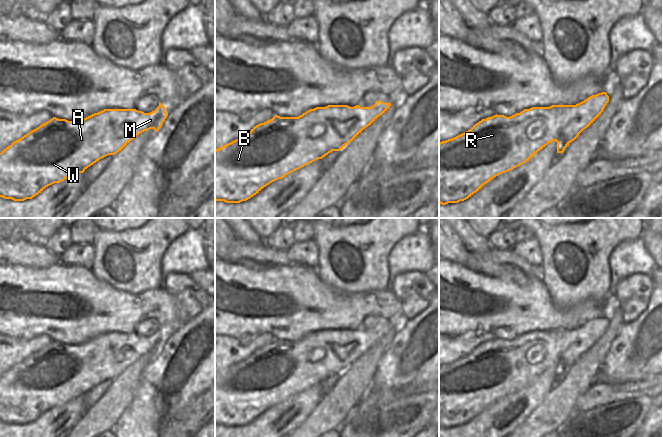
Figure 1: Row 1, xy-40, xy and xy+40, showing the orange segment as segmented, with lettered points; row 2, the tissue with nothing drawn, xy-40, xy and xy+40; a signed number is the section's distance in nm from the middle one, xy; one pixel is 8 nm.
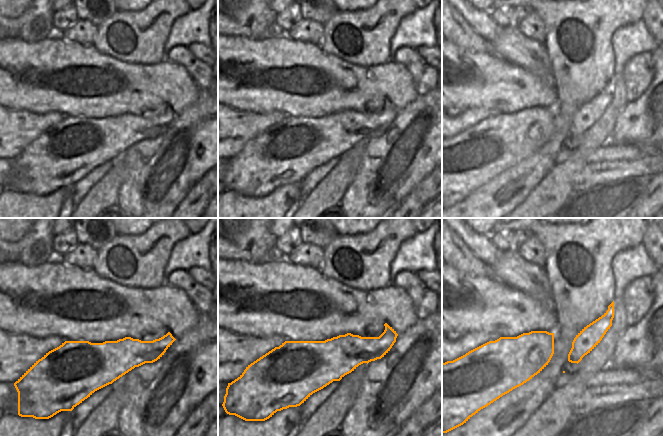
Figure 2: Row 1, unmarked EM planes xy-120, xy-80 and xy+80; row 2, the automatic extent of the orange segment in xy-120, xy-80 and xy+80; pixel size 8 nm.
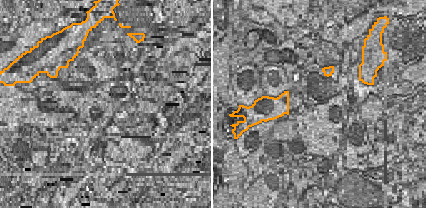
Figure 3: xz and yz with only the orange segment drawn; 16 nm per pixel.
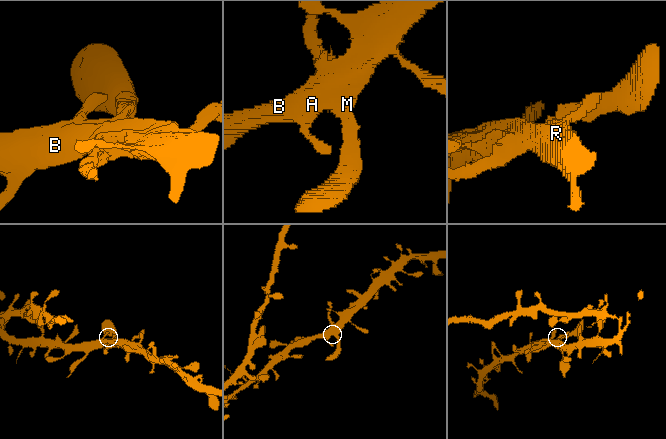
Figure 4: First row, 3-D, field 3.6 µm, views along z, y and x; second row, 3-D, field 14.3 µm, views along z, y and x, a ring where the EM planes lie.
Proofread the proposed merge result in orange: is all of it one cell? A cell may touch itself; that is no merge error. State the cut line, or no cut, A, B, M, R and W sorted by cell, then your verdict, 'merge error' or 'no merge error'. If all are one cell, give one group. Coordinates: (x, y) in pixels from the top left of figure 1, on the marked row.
cut none; groups A B M R W; no merge error

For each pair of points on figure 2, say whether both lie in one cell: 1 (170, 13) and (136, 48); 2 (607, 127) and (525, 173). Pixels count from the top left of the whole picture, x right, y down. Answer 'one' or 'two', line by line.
1: one
2: two

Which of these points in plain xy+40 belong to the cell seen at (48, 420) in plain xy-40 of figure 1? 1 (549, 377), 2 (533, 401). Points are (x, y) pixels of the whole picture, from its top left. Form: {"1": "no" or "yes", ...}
{"1": "yes", "2": "yes"}

